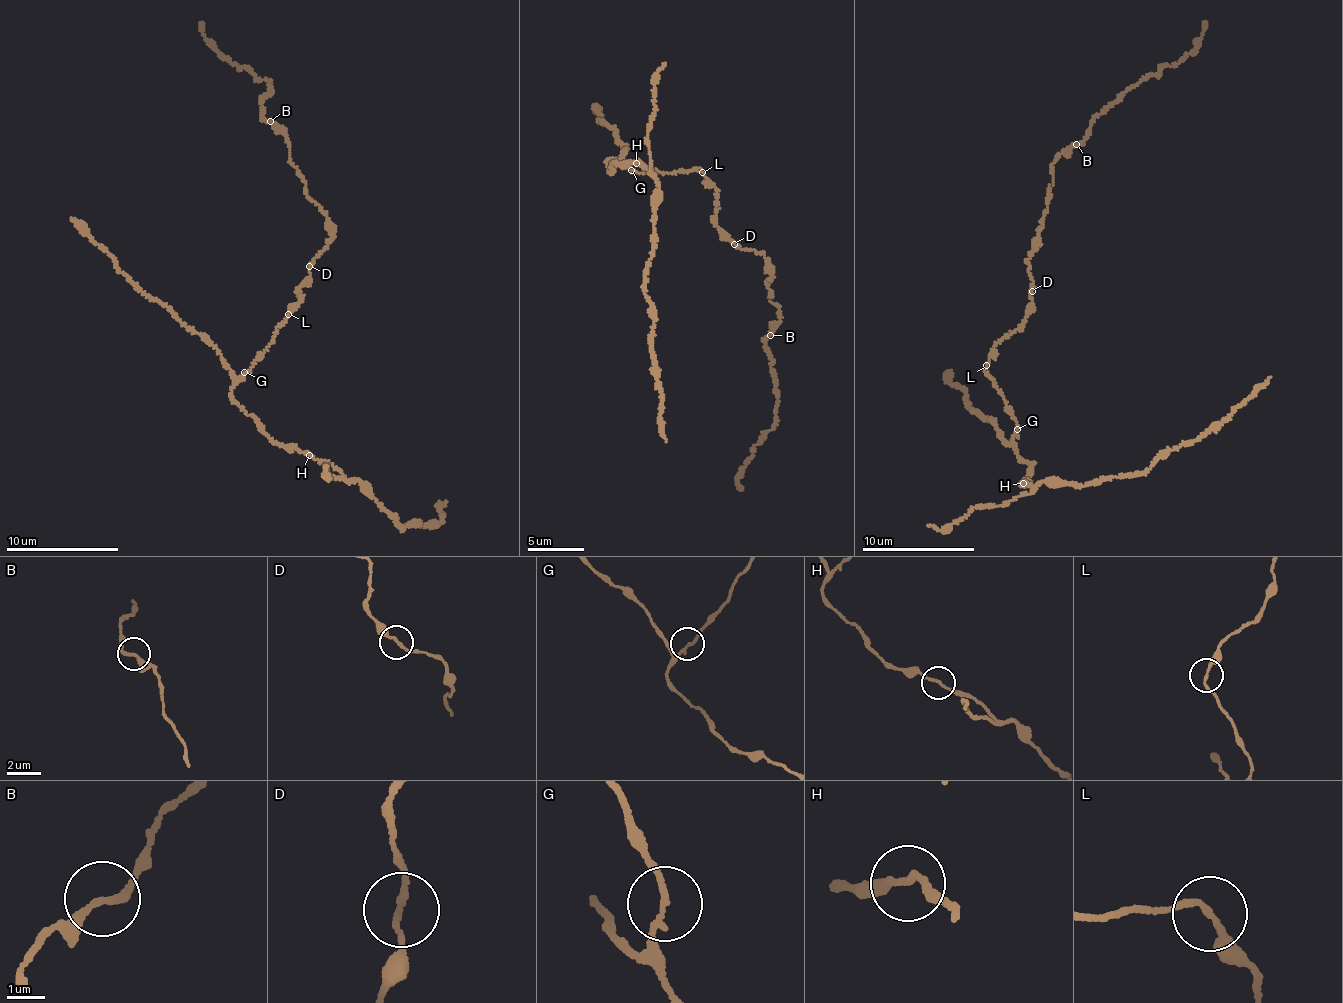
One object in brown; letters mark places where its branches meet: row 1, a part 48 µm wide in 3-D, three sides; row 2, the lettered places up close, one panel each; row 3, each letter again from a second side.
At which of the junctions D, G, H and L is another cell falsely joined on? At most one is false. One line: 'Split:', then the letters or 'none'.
Split: none

